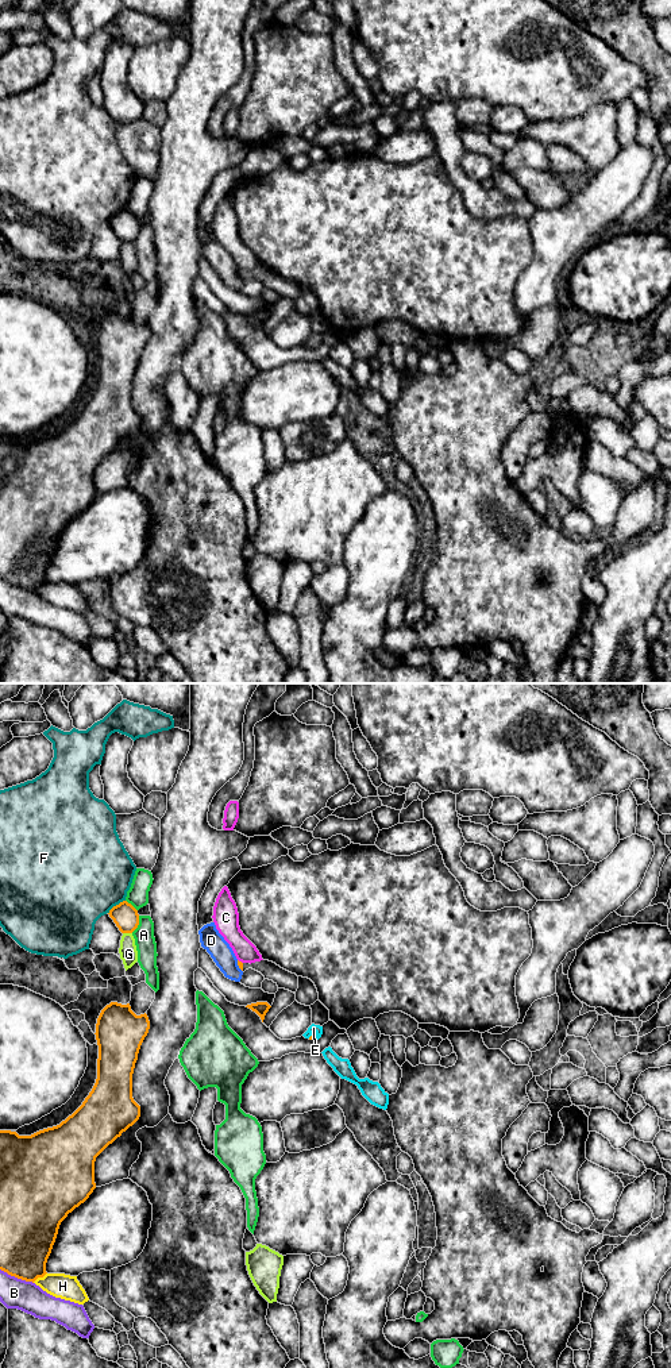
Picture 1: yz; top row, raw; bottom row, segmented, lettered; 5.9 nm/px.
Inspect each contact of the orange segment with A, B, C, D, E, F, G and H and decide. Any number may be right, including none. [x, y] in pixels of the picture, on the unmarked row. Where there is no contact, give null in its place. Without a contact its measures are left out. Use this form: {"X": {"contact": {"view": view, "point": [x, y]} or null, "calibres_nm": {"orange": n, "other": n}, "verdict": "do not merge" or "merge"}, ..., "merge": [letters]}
{"A": {"contact": {"view": "yz", "point": [138, 232]}, "calibres_nm": {"orange": 150, "other": 120}, "verdict": "do not merge"}, "B": {"contact": {"view": "yz", "point": [16, 585]}, "calibres_nm": {"orange": 320, "other": 180}, "verdict": "do not merge"}, "C": {"contact": {"view": "yz", "point": [240, 270]}, "calibres_nm": {"orange": 30, "other": 140}, "verdict": "do not merge"}, "D": {"contact": {"view": "yz", "point": [238, 273]}, "calibres_nm": {"orange": 30, "other": 130}, "verdict": "do not merge"}, "E": {"contact": {"view": "yz", "point": [312, 342]}, "calibres_nm": {"orange": 30, "other": 50}, "verdict": "merge"}, "F": {"contact": {"view": "yz", "point": [116, 214]}, "calibres_nm": {"orange": 150, "other": 500}, "verdict": "do not merge"}, "G": {"contact": {"view": "yz", "point": [127, 241]}, "calibres_nm": {"orange": 150, "other": 110}, "verdict": "do not merge"}, "H": {"contact": {"view": "yz", "point": [39, 585]}, "calibres_nm": {"orange": 320, "other": 150}, "verdict": "do not merge"}, "merge": ["E"]}

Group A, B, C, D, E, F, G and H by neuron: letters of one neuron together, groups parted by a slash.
A / B / C / D / E / F / G / H

